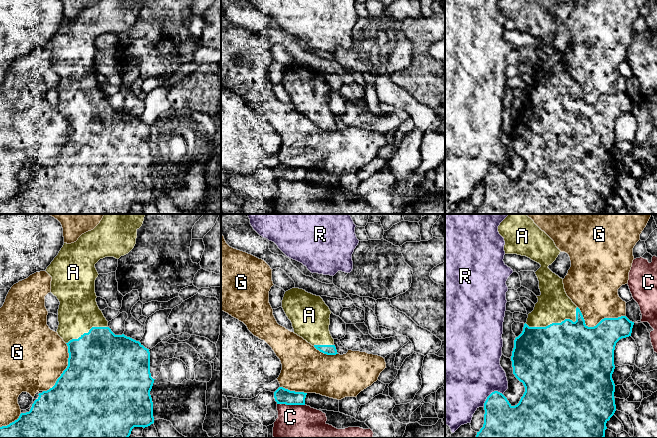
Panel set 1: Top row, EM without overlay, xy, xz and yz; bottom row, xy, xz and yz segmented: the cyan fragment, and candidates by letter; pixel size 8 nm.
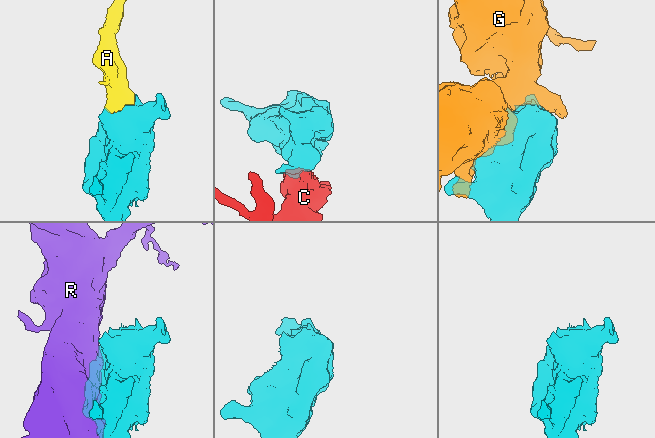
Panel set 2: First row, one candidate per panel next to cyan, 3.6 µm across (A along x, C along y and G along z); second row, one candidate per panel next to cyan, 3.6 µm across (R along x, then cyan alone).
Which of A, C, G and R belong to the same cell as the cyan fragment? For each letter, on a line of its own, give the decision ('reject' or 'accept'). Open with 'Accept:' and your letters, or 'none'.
Accept: A
A: accept
C: reject
G: reject
R: reject

